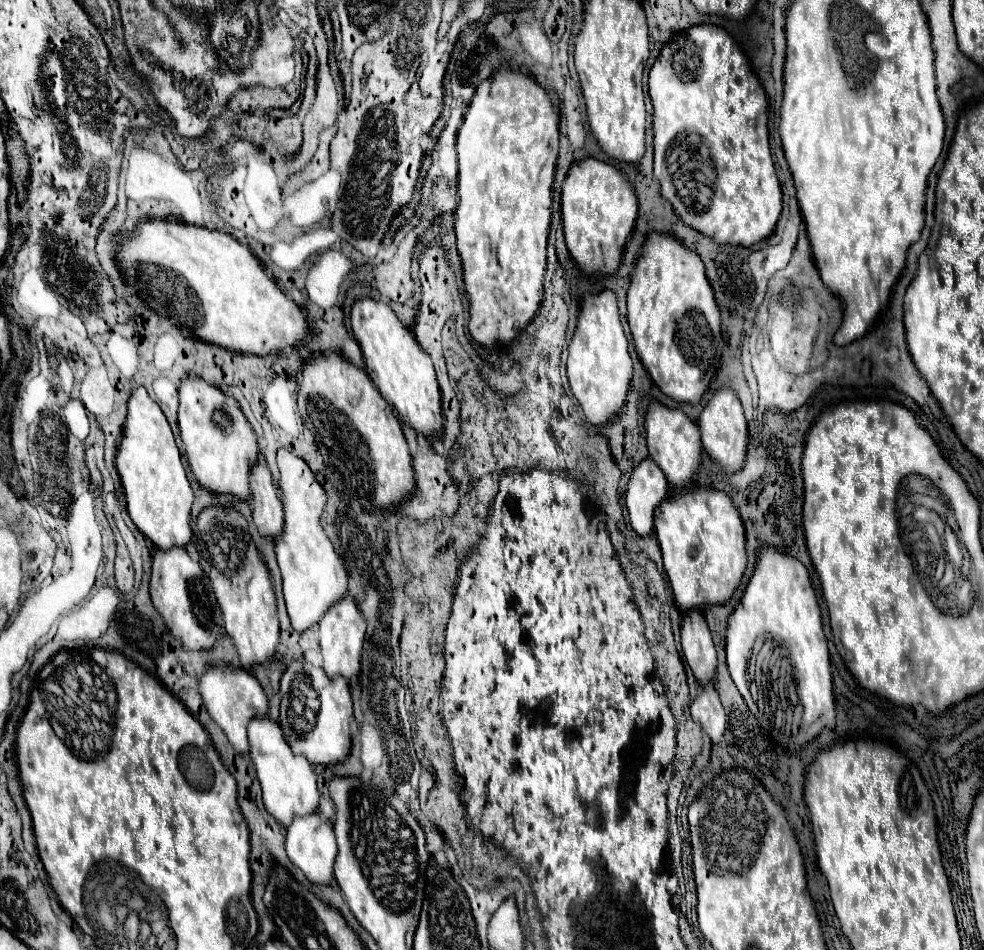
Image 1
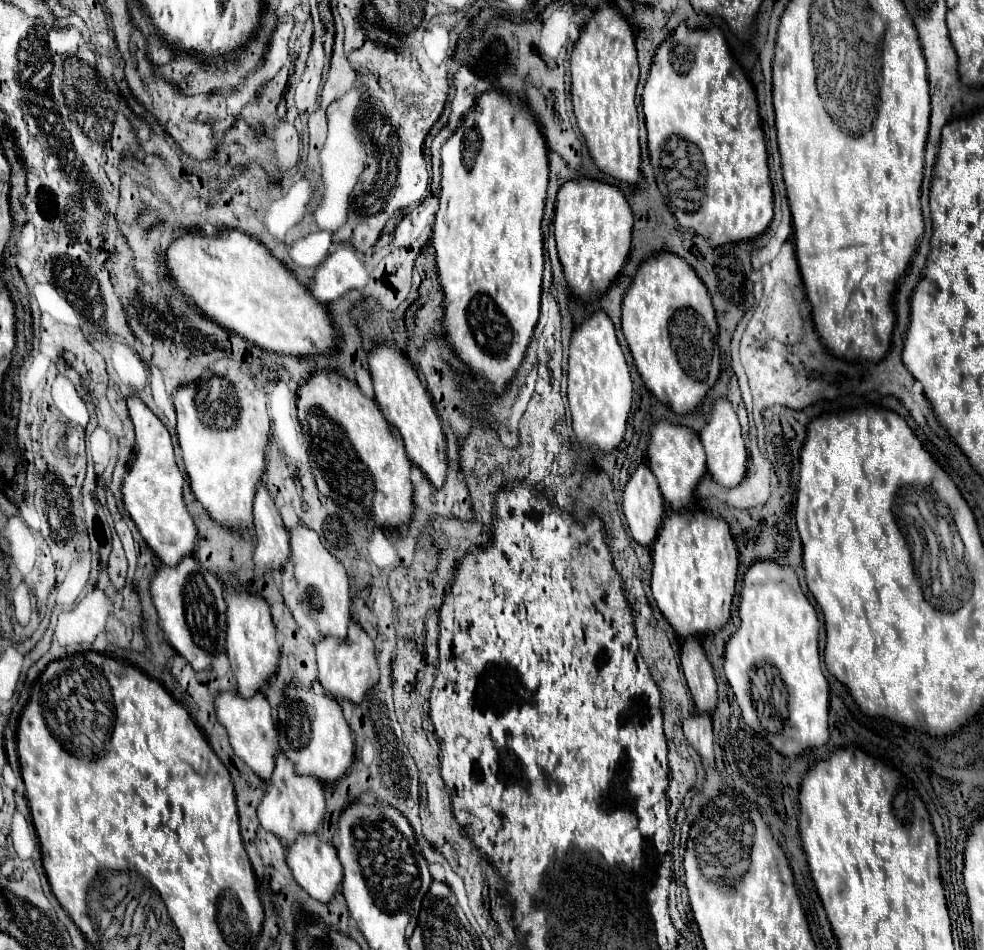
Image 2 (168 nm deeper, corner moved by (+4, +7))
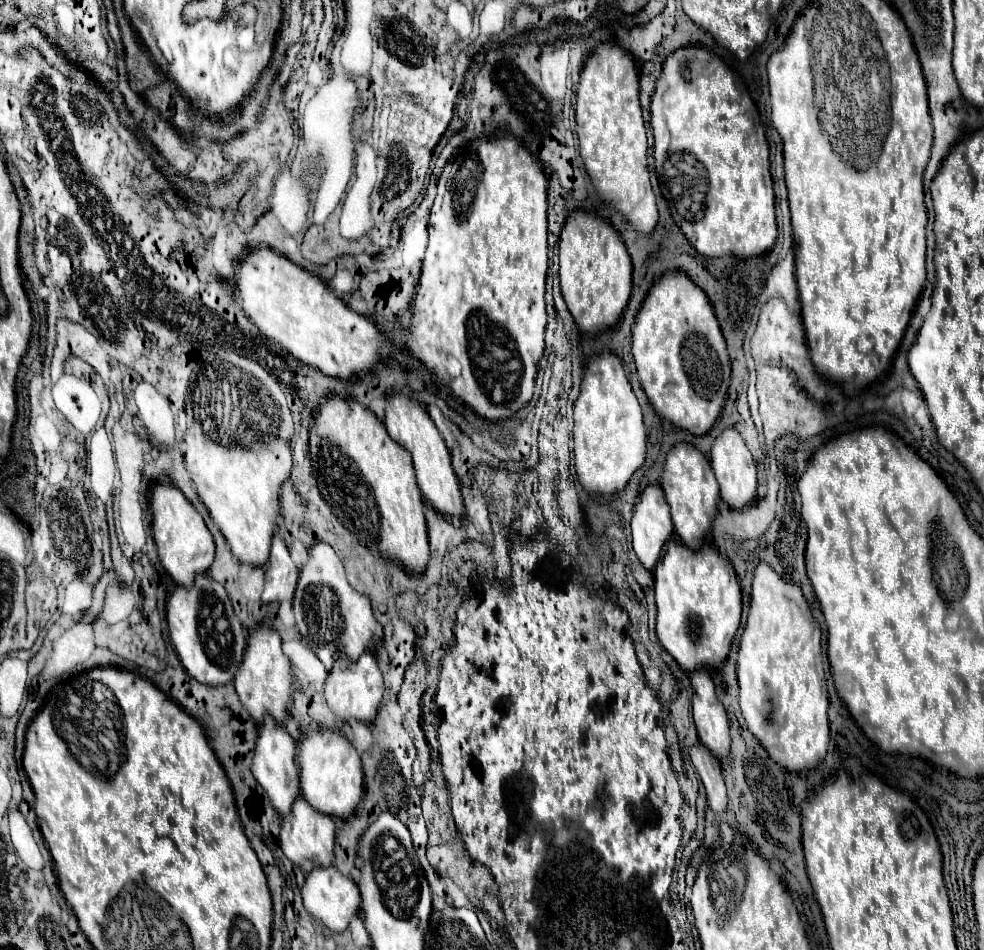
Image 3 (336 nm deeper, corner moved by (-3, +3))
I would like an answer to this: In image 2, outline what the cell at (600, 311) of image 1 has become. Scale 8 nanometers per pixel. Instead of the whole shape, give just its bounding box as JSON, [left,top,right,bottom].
[567,310,631,454]

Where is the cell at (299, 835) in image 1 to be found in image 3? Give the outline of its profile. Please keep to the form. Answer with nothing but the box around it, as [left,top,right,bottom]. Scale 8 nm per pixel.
[302,866,360,932]

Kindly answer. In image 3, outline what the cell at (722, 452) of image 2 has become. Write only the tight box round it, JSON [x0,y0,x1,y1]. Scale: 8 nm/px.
[710,426,756,510]

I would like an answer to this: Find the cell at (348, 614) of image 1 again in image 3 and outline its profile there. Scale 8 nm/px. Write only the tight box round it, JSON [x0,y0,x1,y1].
[324,650,384,724]

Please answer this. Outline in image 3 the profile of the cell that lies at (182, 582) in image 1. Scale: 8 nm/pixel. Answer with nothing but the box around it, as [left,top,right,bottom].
[166,574,246,686]

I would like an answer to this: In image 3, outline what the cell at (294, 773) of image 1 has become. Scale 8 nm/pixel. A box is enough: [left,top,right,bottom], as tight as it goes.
[280,796,336,872]

